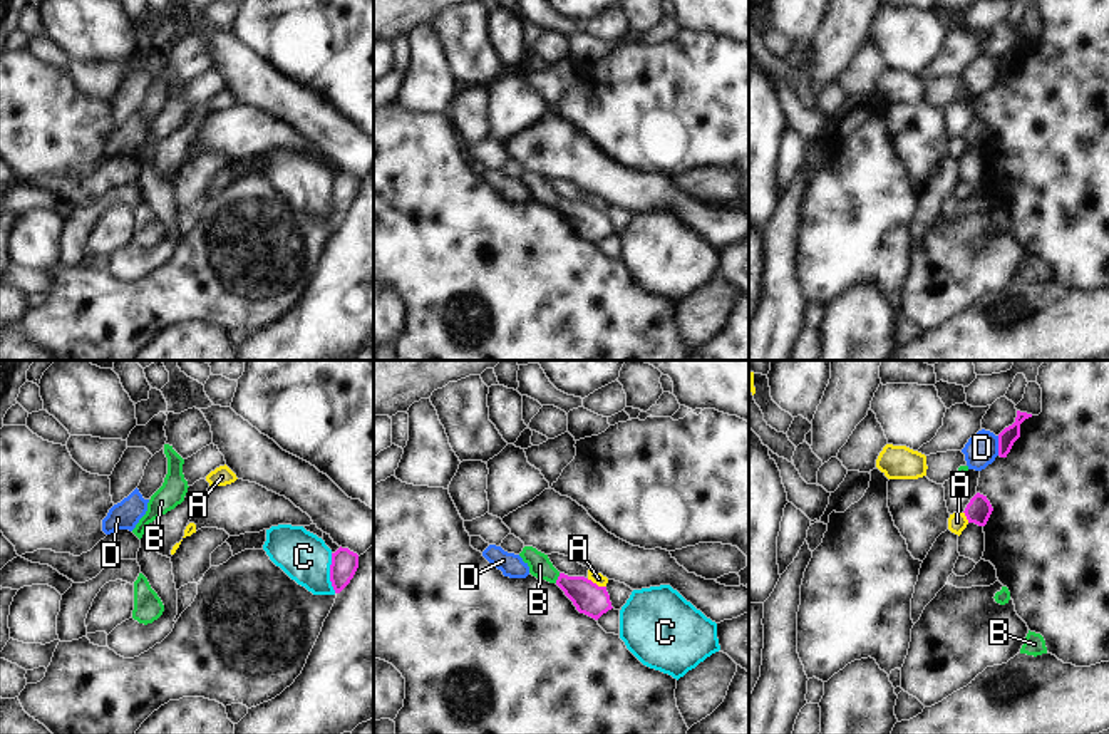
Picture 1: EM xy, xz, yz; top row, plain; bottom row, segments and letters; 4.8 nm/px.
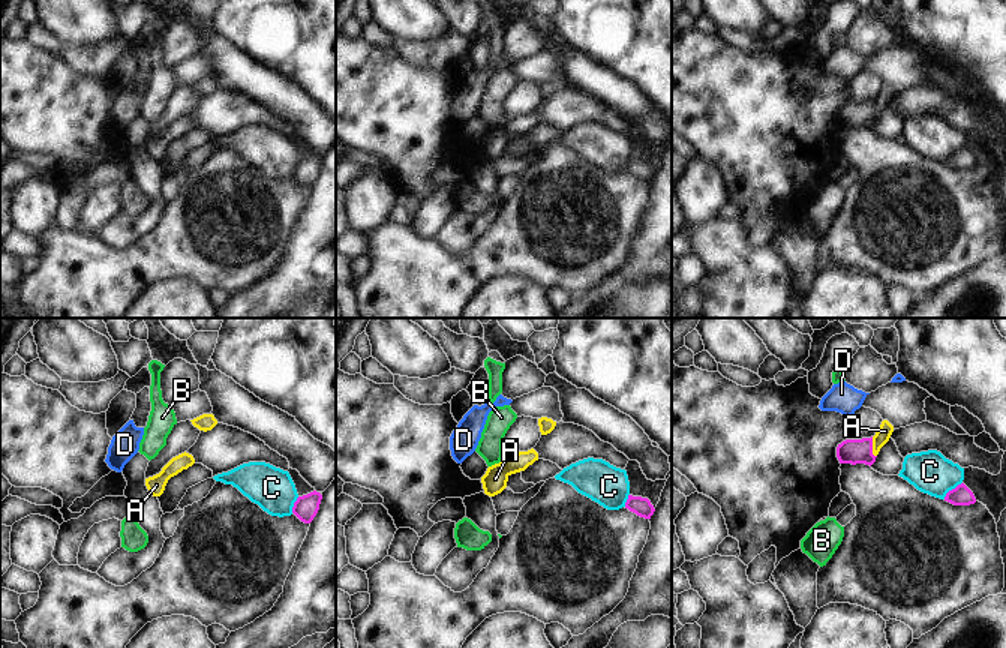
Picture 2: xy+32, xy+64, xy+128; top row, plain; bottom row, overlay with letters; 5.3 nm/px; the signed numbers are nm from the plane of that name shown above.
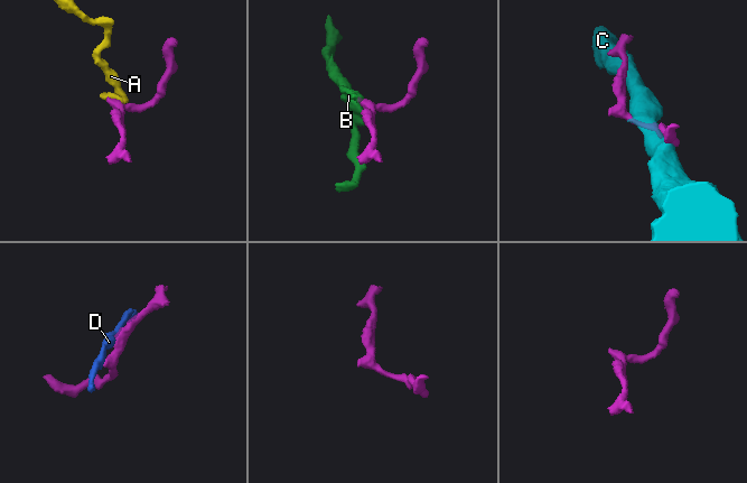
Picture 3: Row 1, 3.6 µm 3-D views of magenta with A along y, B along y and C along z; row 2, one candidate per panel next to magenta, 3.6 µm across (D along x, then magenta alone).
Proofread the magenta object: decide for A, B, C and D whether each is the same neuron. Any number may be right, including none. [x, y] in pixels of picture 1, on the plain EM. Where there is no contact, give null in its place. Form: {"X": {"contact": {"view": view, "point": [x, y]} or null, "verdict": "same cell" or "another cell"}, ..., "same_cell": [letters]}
{"A": {"contact": {"view": "xz", "point": [595, 208]}, "verdict": "another cell"}, "B": {"contact": {"view": "xz", "point": [558, 203]}, "verdict": "same cell"}, "C": {"contact": {"view": "xy", "point": [330, 198]}, "verdict": "another cell"}, "D": {"contact": {"view": "yz", "point": [999, 71]}, "verdict": "another cell"}, "same_cell": ["B"]}

